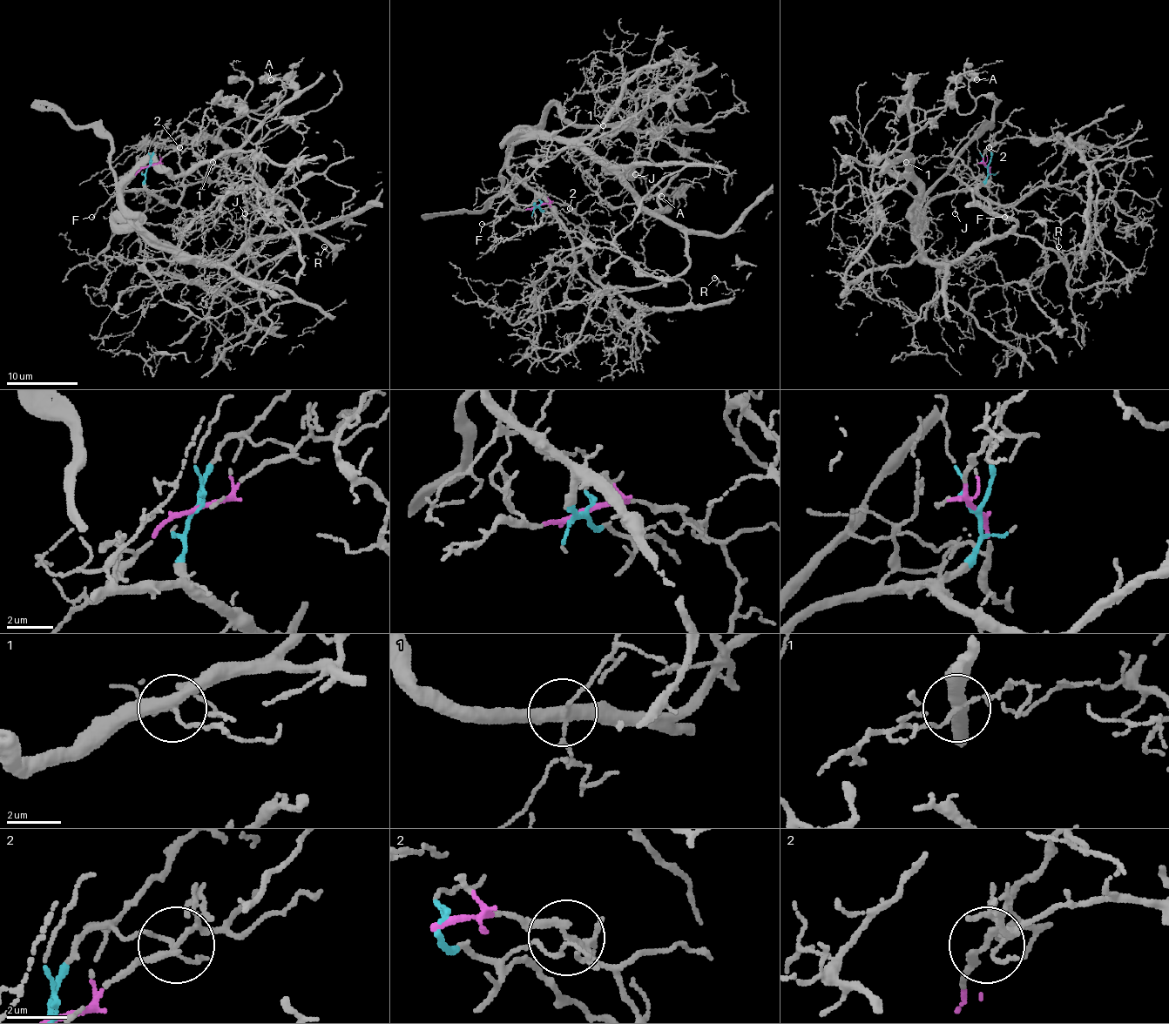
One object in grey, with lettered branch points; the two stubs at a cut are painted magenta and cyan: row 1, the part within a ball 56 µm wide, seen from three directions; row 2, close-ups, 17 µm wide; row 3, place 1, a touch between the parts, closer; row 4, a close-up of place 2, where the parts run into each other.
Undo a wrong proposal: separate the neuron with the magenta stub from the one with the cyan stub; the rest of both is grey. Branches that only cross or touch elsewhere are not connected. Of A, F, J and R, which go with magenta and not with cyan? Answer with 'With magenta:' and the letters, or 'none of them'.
With magenta: F, R

